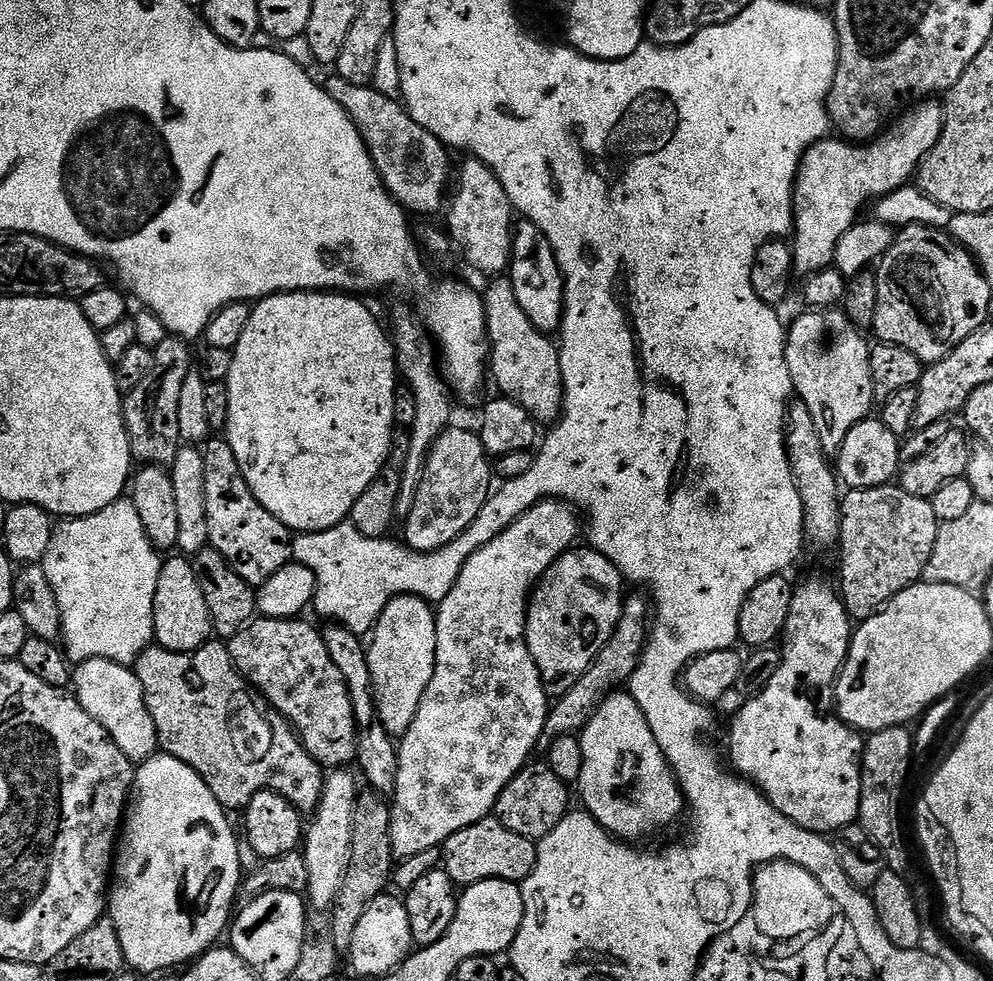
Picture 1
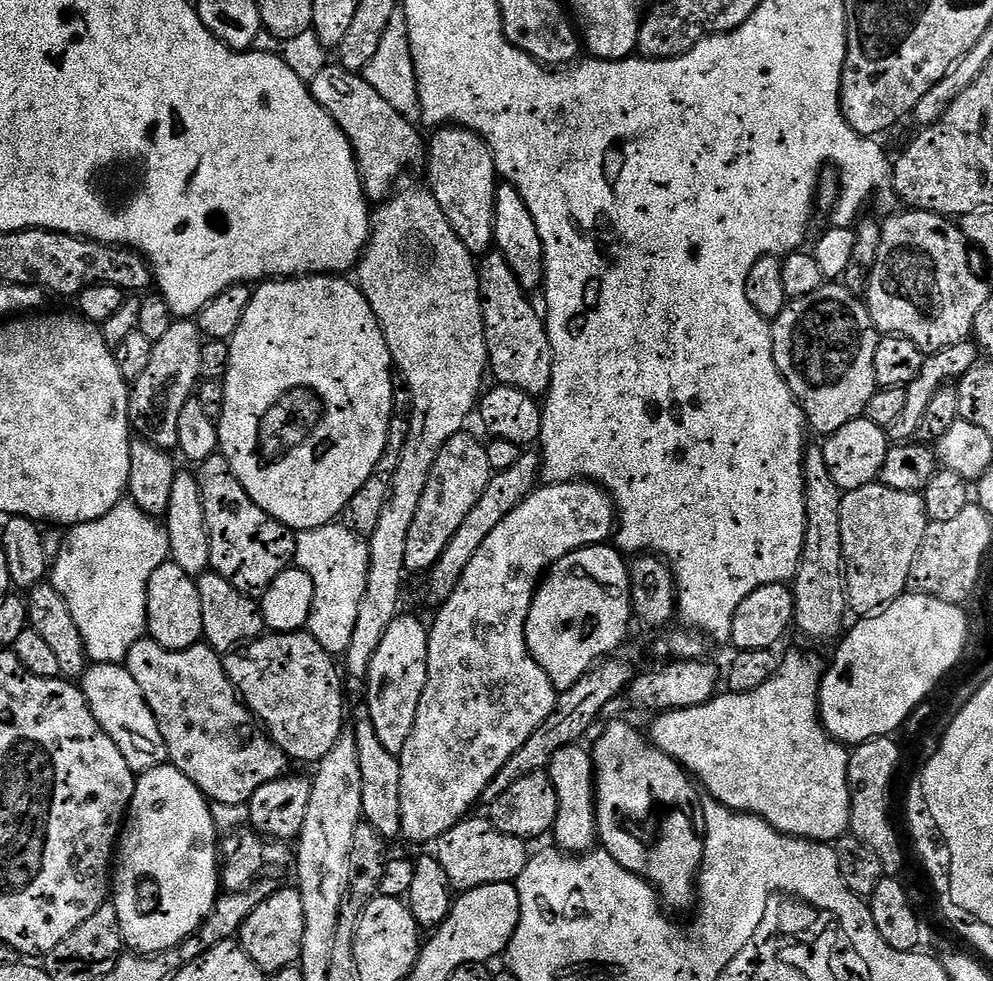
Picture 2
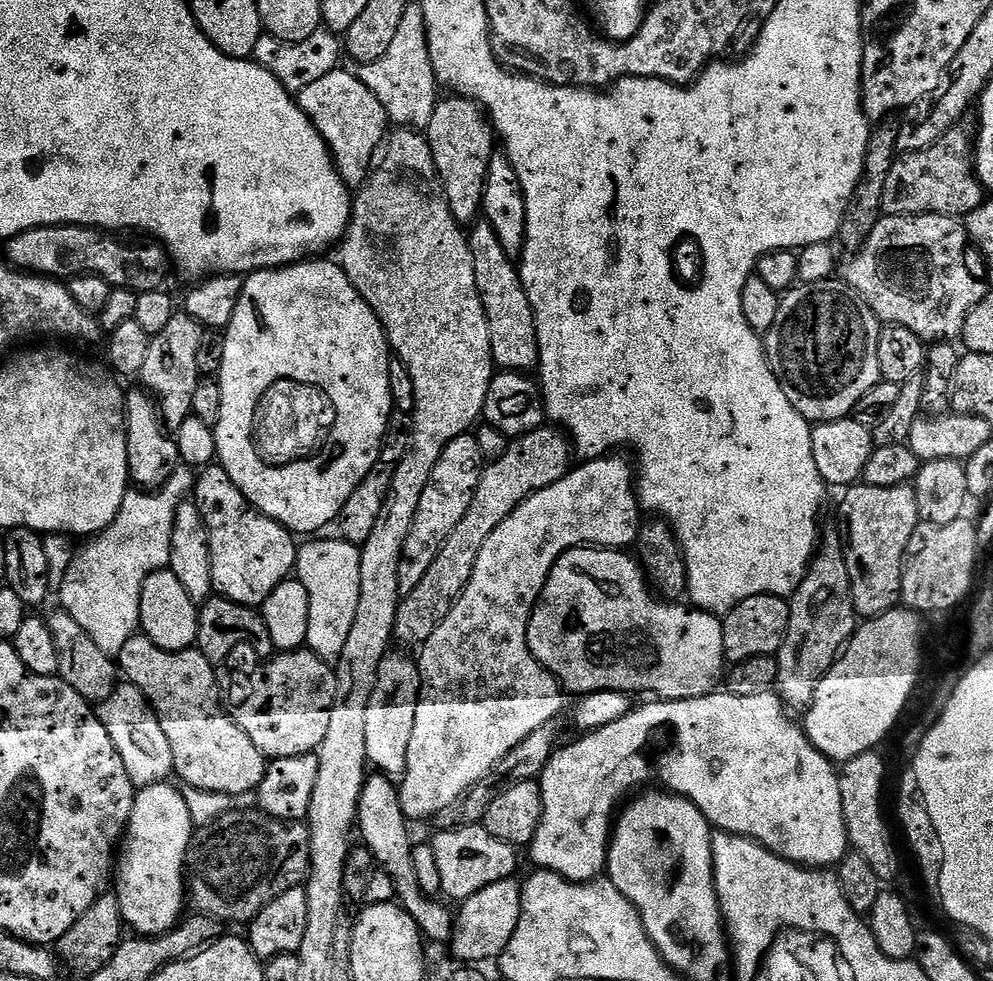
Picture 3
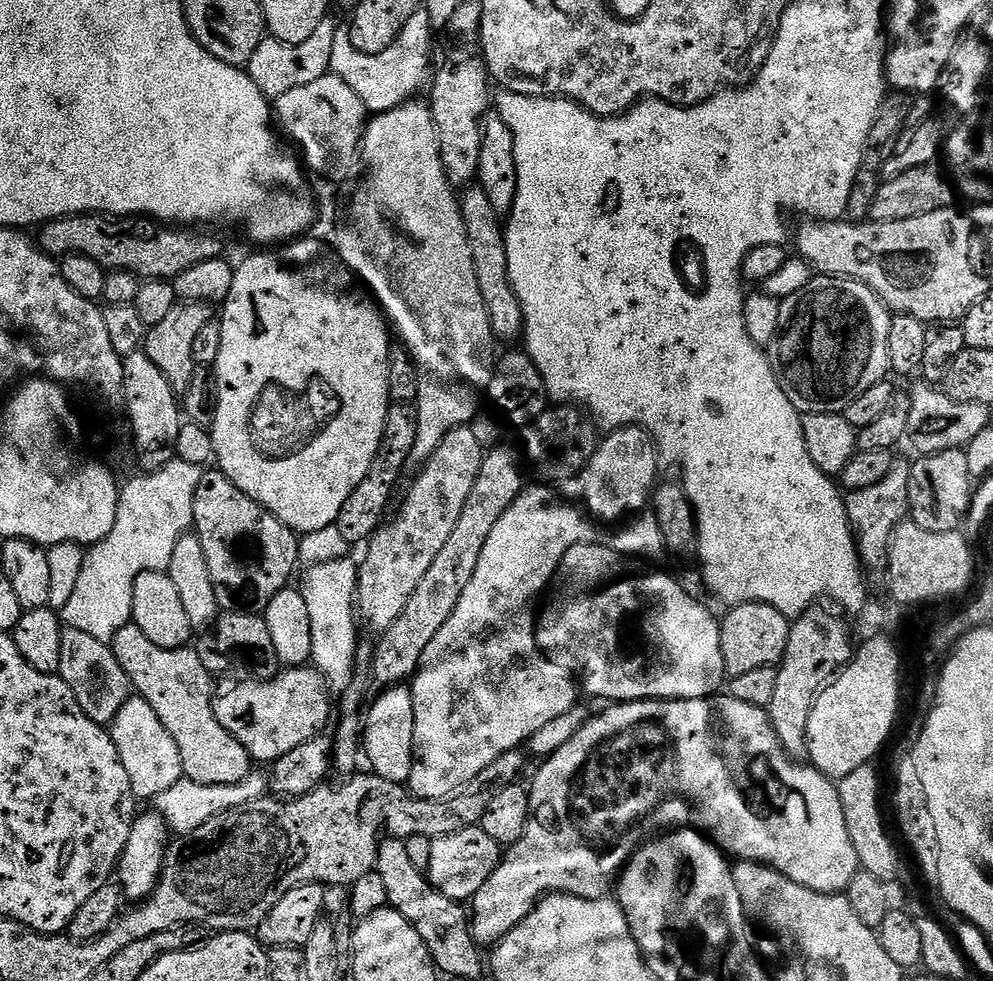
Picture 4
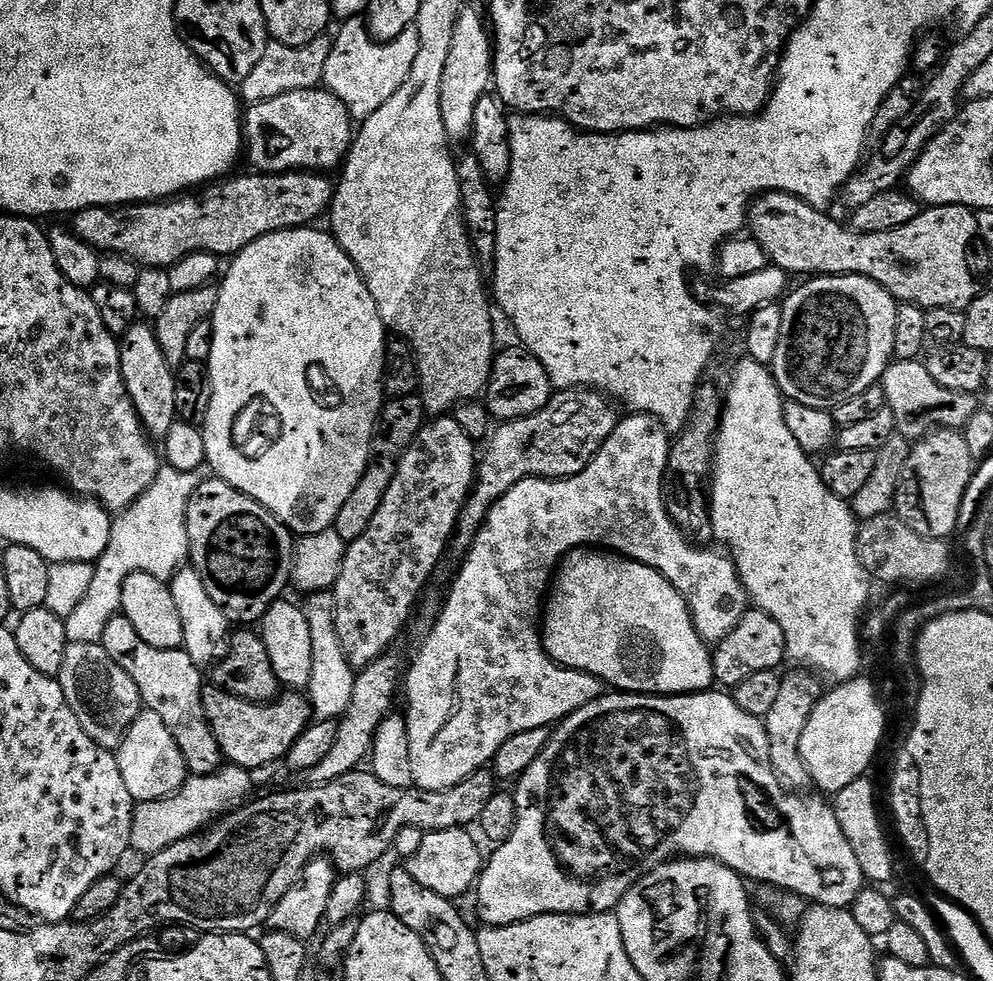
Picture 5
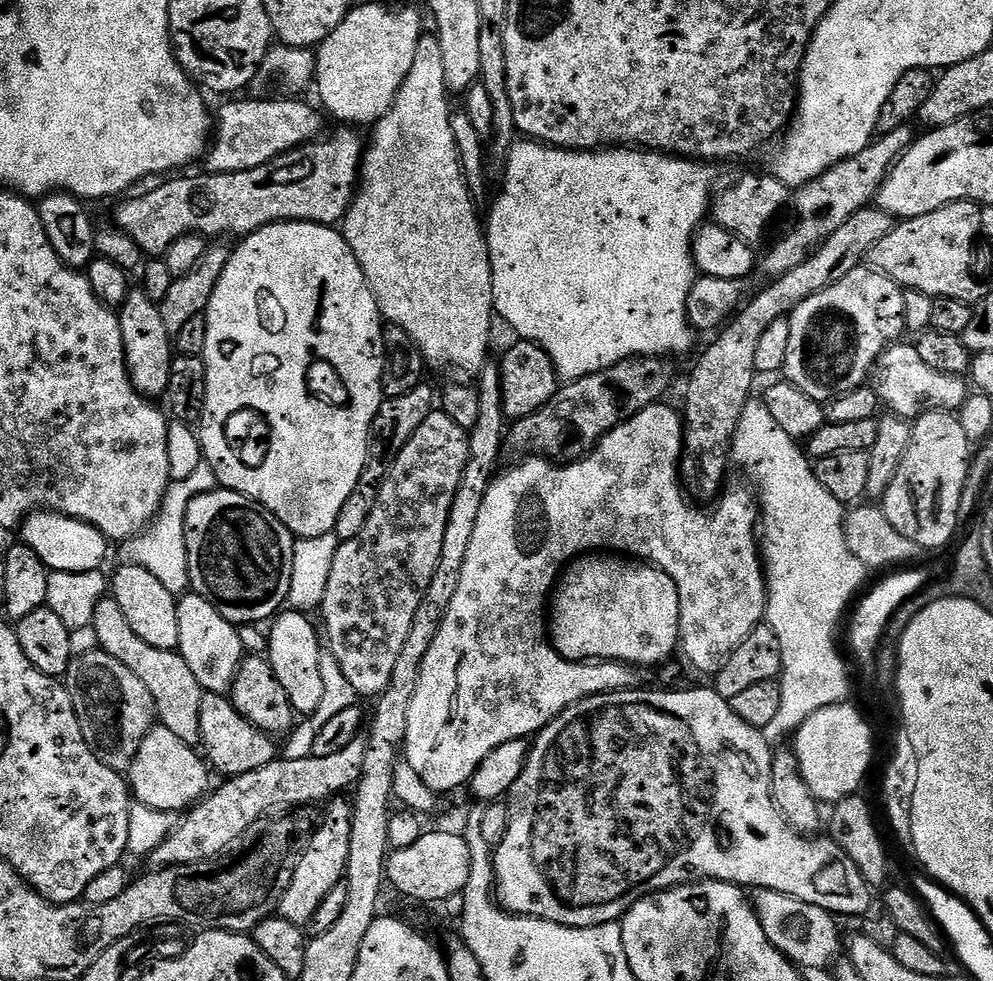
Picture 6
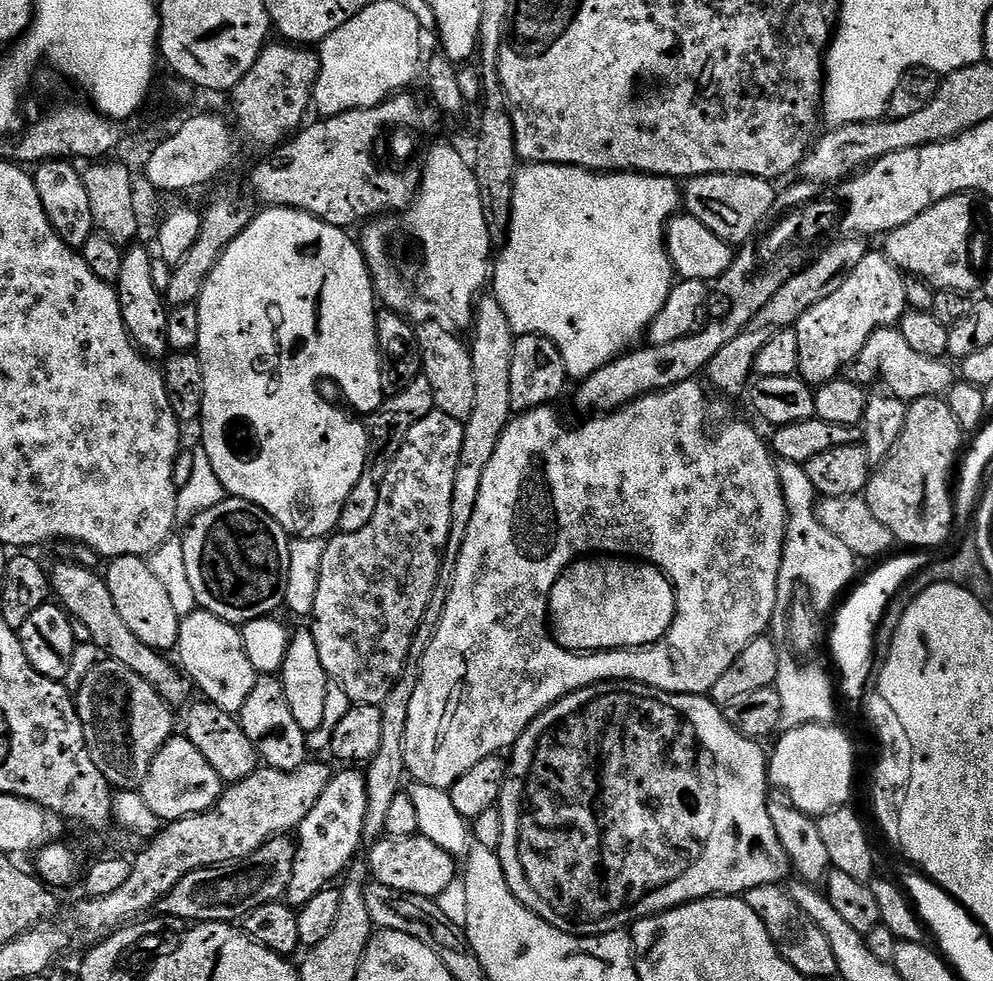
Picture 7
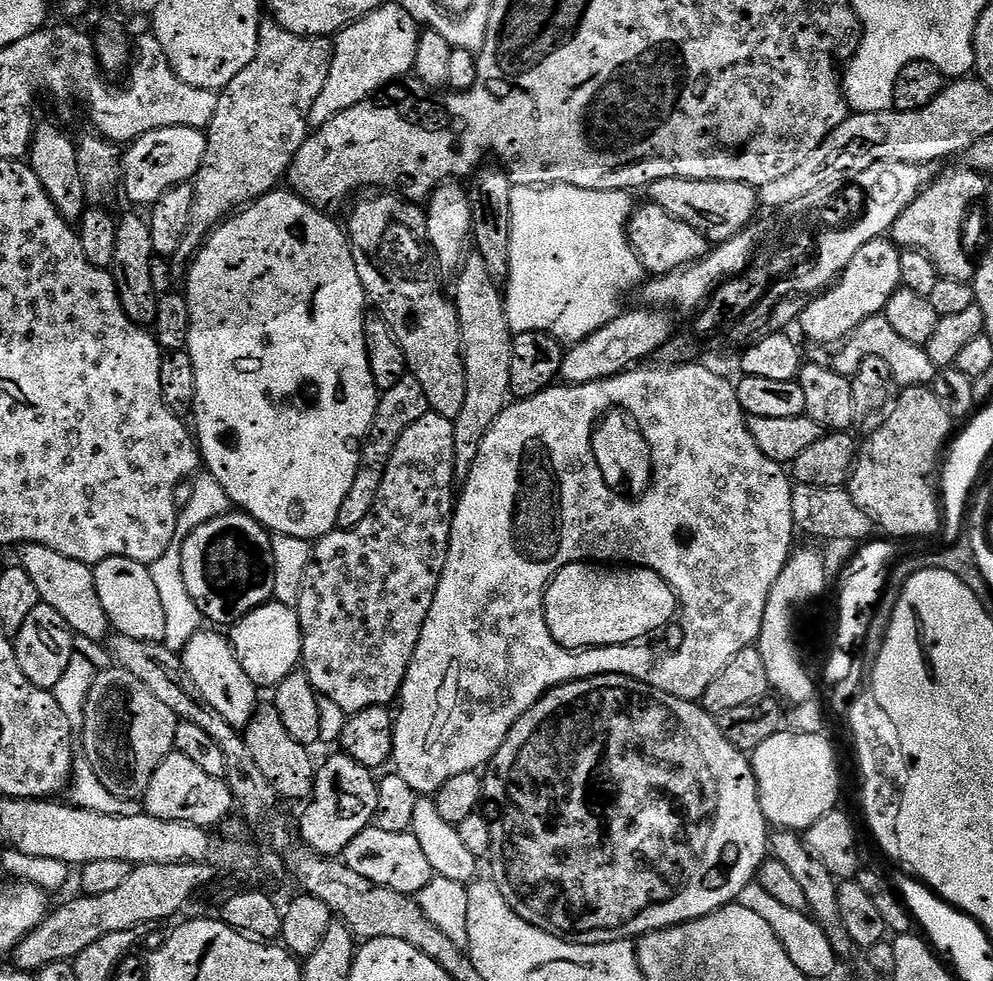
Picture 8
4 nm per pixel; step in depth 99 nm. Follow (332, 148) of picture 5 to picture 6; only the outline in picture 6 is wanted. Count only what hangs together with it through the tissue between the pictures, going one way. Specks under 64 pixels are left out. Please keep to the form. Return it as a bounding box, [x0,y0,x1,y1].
[206,98,321,174]

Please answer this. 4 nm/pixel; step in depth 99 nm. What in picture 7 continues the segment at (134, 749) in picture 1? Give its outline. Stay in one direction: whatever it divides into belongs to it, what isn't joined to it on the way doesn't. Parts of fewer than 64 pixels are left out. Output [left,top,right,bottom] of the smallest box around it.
[142,734,225,822]

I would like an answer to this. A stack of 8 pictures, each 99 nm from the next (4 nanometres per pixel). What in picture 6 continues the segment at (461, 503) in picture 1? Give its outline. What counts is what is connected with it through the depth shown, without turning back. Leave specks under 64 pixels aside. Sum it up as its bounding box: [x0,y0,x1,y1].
[318,410,470,698]

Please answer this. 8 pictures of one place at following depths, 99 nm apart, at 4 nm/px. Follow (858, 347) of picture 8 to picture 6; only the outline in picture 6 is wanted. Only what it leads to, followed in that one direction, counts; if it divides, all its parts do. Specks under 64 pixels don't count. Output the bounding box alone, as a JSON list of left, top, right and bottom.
[870,342,970,422]

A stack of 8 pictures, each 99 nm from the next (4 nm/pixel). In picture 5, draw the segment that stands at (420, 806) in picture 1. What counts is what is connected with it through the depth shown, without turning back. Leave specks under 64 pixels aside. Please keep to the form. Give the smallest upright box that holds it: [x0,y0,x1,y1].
[406,414,750,790]

